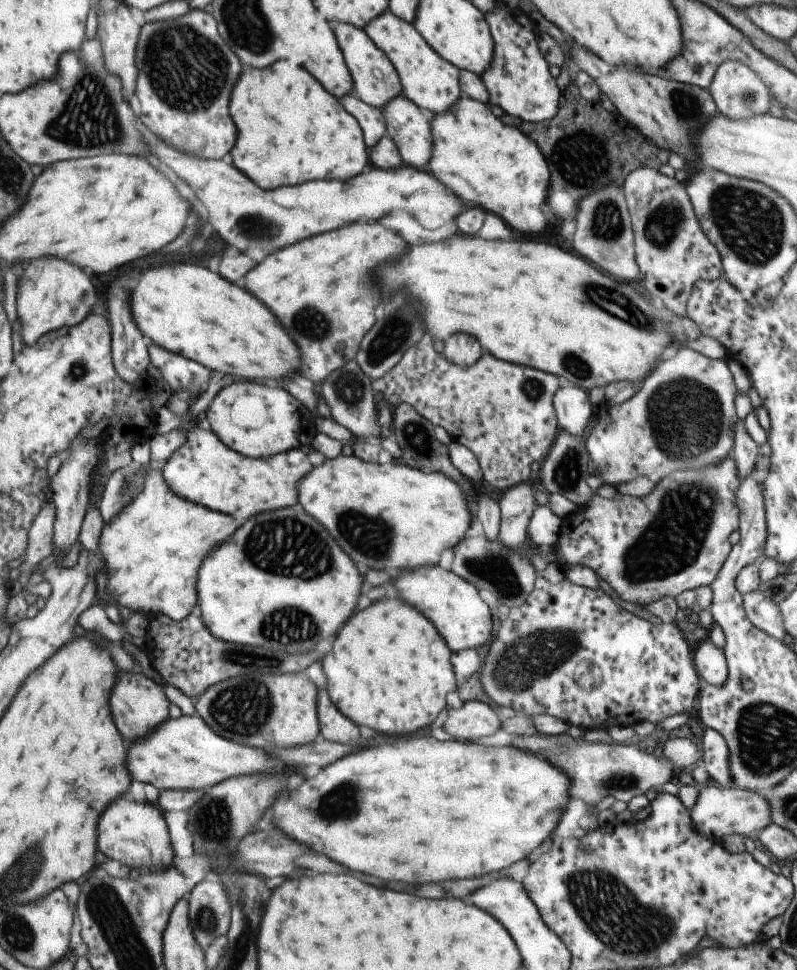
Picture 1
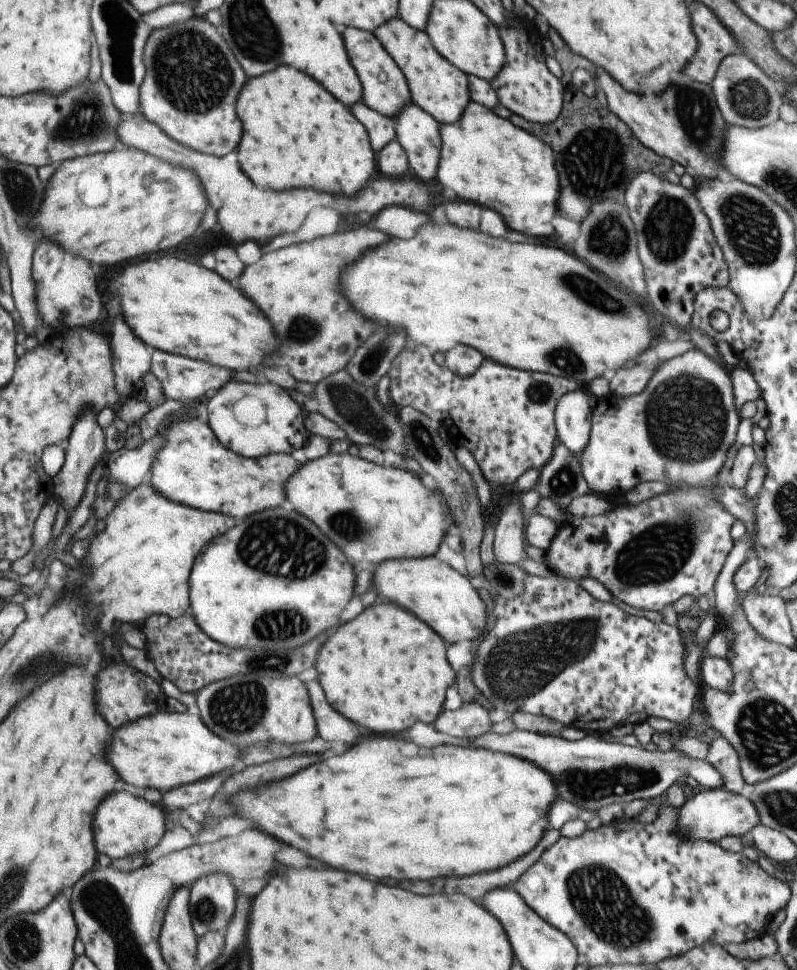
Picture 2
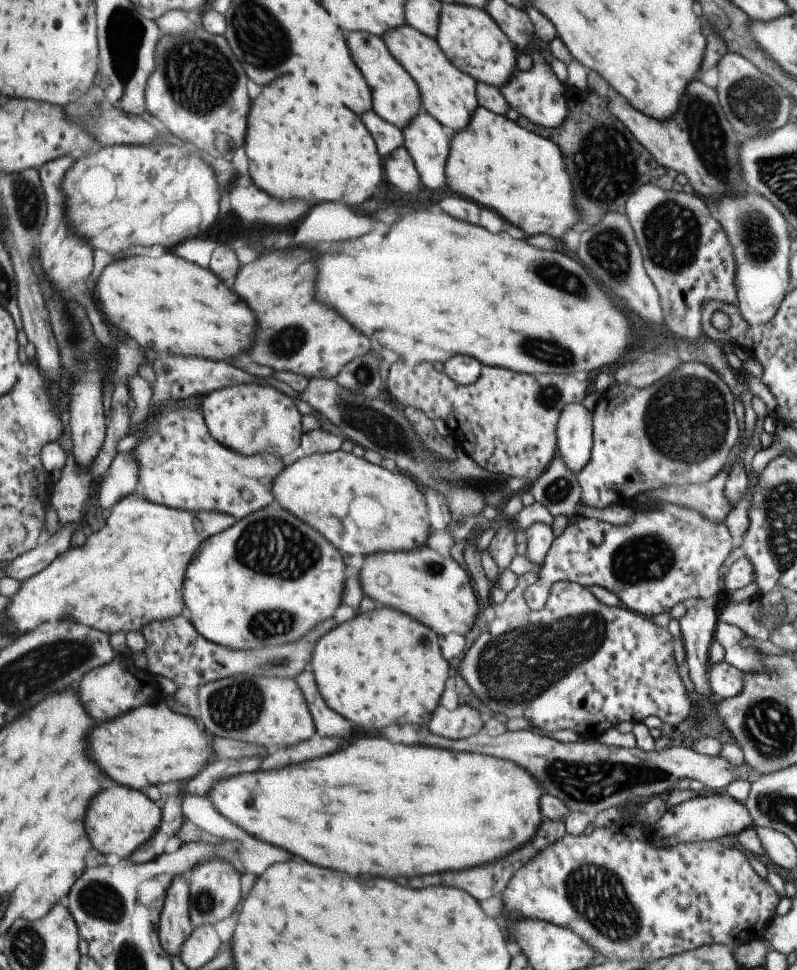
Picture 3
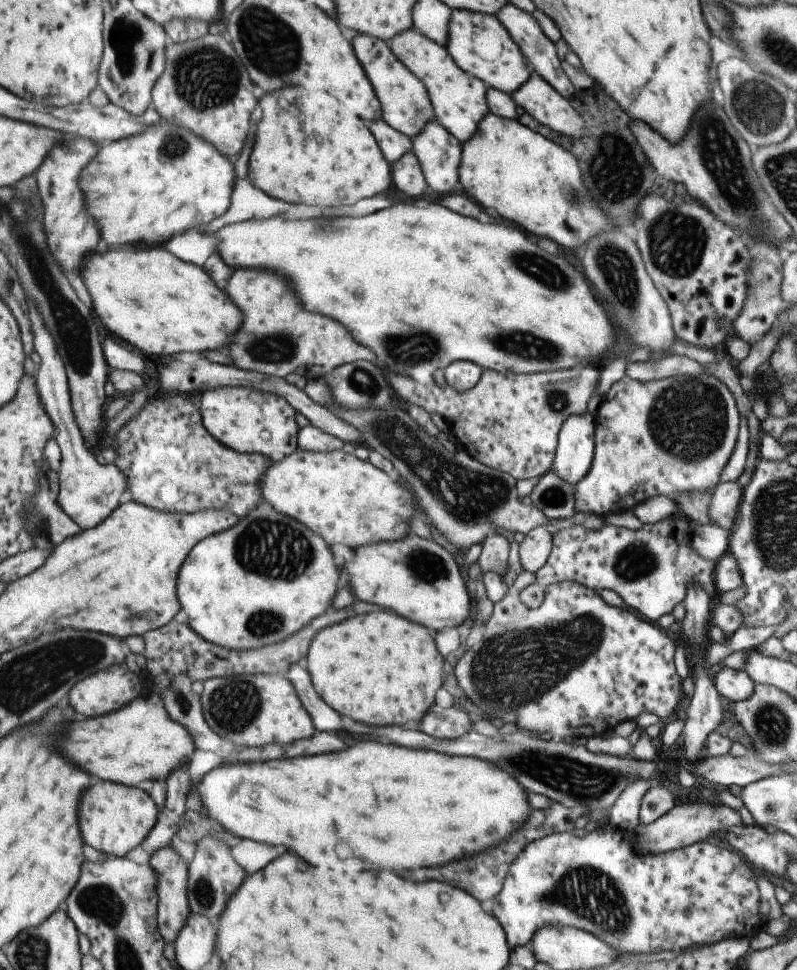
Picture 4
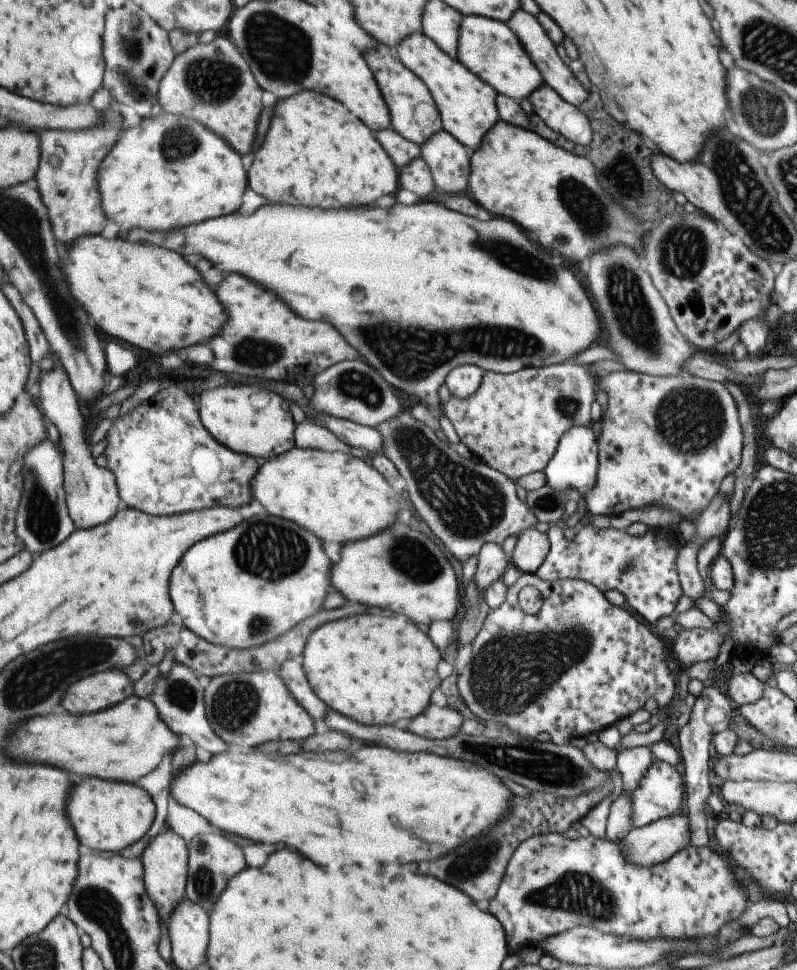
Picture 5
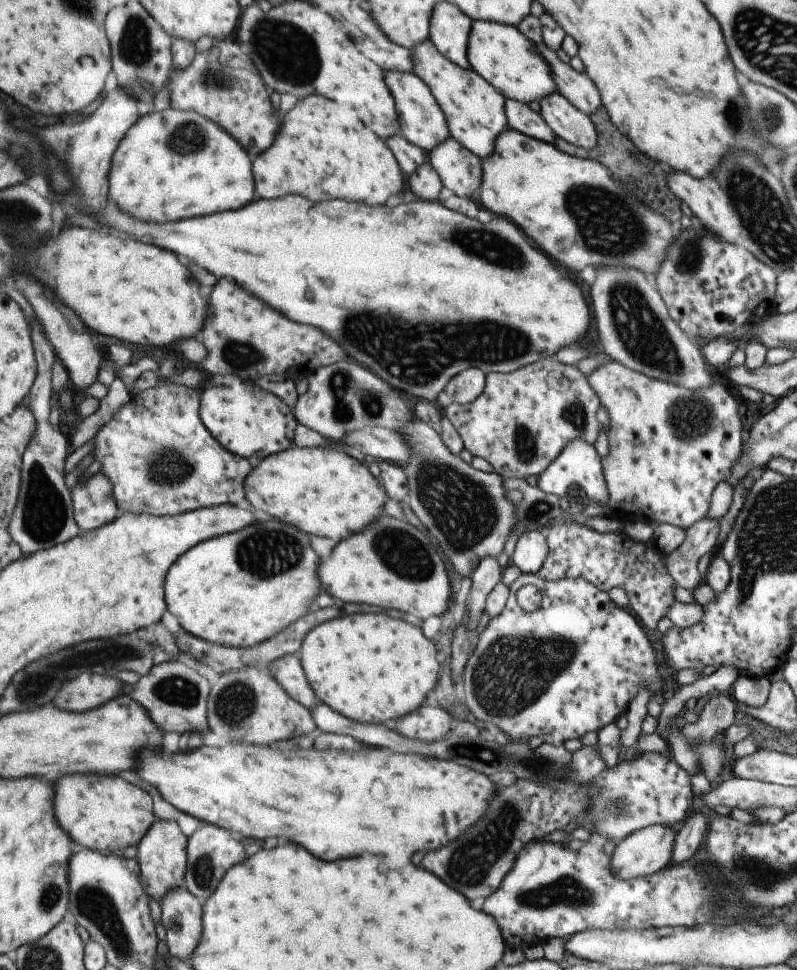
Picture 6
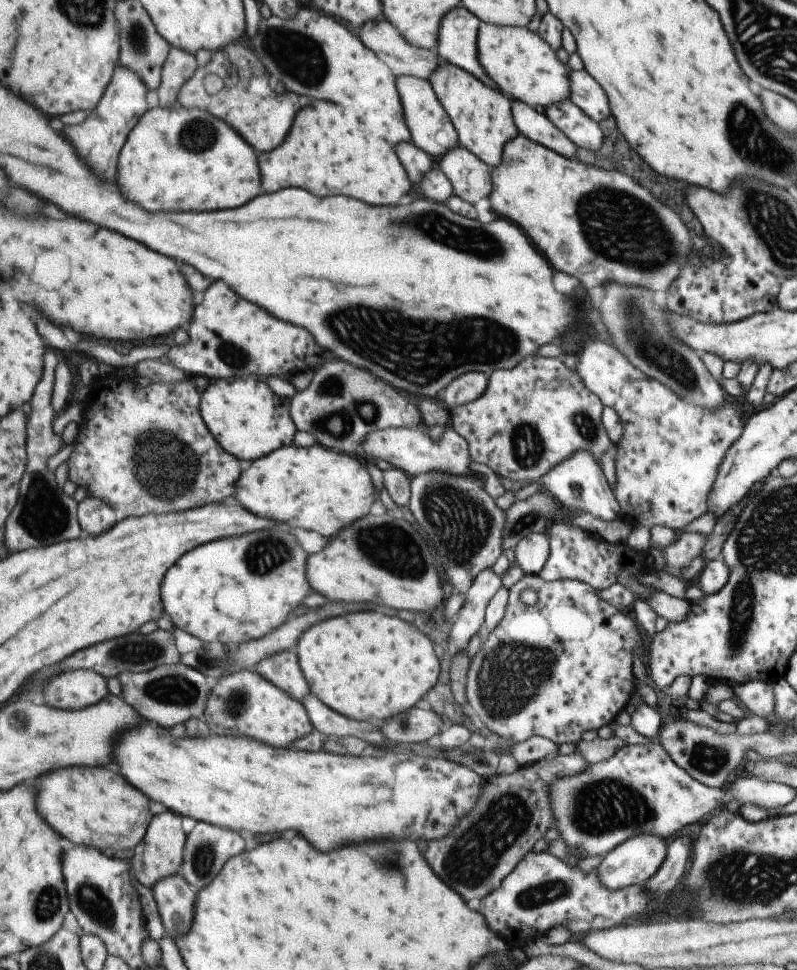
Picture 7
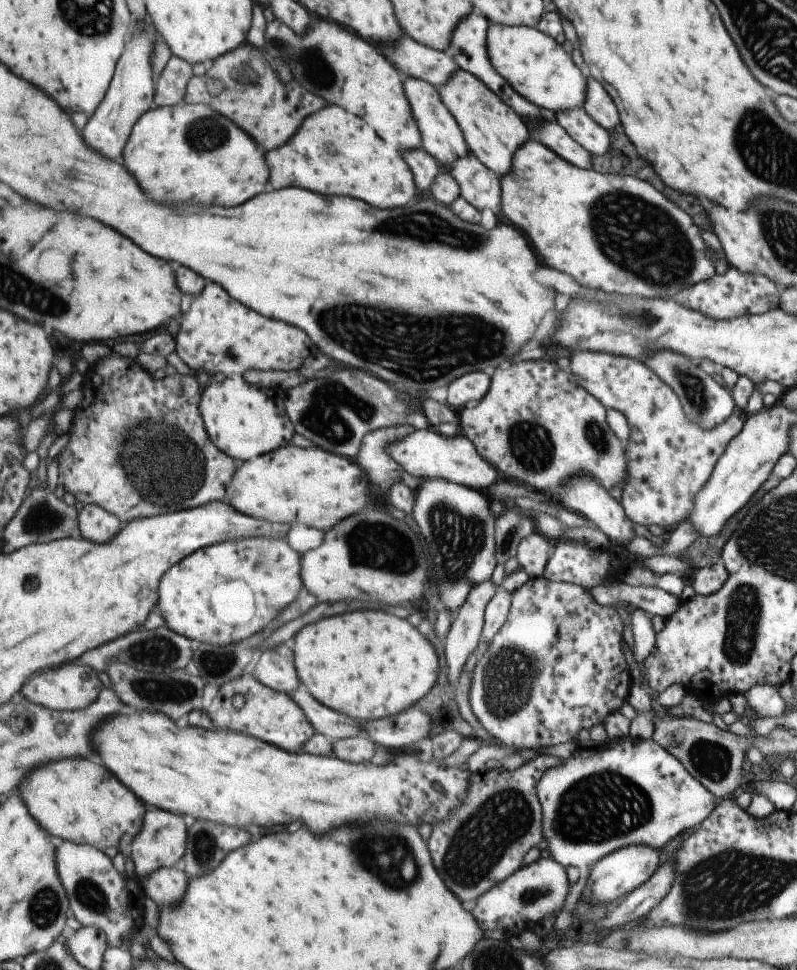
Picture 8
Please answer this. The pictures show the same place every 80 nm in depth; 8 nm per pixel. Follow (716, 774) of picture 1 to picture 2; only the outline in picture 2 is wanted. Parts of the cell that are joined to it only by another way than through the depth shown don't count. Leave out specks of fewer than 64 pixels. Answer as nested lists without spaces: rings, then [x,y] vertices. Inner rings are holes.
[[[715,736],[708,743],[704,760],[720,774],[723,787],[729,792],[740,794],[745,782],[744,778],[741,778],[737,753],[723,736]]]

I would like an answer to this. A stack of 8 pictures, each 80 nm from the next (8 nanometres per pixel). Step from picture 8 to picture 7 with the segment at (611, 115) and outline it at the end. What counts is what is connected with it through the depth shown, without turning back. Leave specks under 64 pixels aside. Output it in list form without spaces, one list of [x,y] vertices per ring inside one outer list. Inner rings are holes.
[[[570,70],[568,86],[568,99],[597,124],[603,122],[609,115],[607,98],[603,90],[597,86],[597,82],[589,74],[585,74],[585,70],[581,72]]]

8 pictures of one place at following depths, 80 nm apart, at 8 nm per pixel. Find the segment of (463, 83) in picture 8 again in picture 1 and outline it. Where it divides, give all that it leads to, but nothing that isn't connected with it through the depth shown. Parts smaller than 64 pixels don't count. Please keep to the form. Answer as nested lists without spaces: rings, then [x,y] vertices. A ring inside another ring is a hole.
[[[388,10],[365,24],[362,30],[371,42],[389,59],[397,73],[401,94],[428,114],[451,109],[461,96],[458,68],[435,54],[411,23],[402,21]]]

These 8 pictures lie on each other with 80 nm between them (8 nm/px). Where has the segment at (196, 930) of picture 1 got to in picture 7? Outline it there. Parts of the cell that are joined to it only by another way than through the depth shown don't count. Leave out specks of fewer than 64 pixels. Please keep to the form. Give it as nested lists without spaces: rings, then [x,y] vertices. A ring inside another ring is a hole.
[[[196,822],[195,826],[187,834],[187,843],[184,849],[183,867],[179,875],[188,882],[189,886],[200,891],[208,886],[208,884],[217,876],[221,870],[225,860],[229,860],[235,854],[243,852],[243,840],[223,827],[218,827],[206,822]]]

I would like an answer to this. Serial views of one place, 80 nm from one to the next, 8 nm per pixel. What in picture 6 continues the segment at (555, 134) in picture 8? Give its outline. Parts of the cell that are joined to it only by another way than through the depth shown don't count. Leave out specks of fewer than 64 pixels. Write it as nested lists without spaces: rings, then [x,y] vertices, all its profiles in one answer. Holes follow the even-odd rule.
[[[504,98],[503,110],[509,129],[552,144],[555,134],[545,124],[539,113],[531,111],[526,104],[518,100],[508,98]]]

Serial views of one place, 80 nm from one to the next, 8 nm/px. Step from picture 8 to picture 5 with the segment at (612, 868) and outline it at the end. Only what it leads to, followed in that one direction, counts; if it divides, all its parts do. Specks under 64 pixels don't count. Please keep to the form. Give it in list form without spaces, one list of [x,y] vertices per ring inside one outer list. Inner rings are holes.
[[[677,812],[642,827],[633,827],[619,841],[627,862],[636,867],[650,867],[666,861],[690,841],[686,814]]]

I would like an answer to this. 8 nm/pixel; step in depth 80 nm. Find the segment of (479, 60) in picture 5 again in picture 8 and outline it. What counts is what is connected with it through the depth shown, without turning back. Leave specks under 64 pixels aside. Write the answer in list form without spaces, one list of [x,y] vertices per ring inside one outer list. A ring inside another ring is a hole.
[[[488,23],[485,50],[489,64],[506,85],[536,107],[550,110],[551,114],[573,107],[582,108],[585,94],[583,74],[573,66],[569,54],[563,52],[557,42],[535,27]]]

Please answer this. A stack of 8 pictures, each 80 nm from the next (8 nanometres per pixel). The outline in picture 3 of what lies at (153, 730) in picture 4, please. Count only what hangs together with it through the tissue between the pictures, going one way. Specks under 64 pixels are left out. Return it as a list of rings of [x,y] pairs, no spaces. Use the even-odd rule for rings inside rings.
[[[161,697],[113,720],[113,724],[97,726],[91,734],[91,756],[113,780],[137,790],[147,784],[180,783],[217,760],[210,733],[193,717],[169,710]]]

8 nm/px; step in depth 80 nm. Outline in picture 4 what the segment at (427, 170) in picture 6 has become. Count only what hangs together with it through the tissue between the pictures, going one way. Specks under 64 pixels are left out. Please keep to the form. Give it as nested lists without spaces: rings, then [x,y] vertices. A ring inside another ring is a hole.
[[[407,152],[405,156],[395,160],[390,166],[391,182],[399,192],[411,198],[419,198],[425,192],[427,182],[412,152]]]

